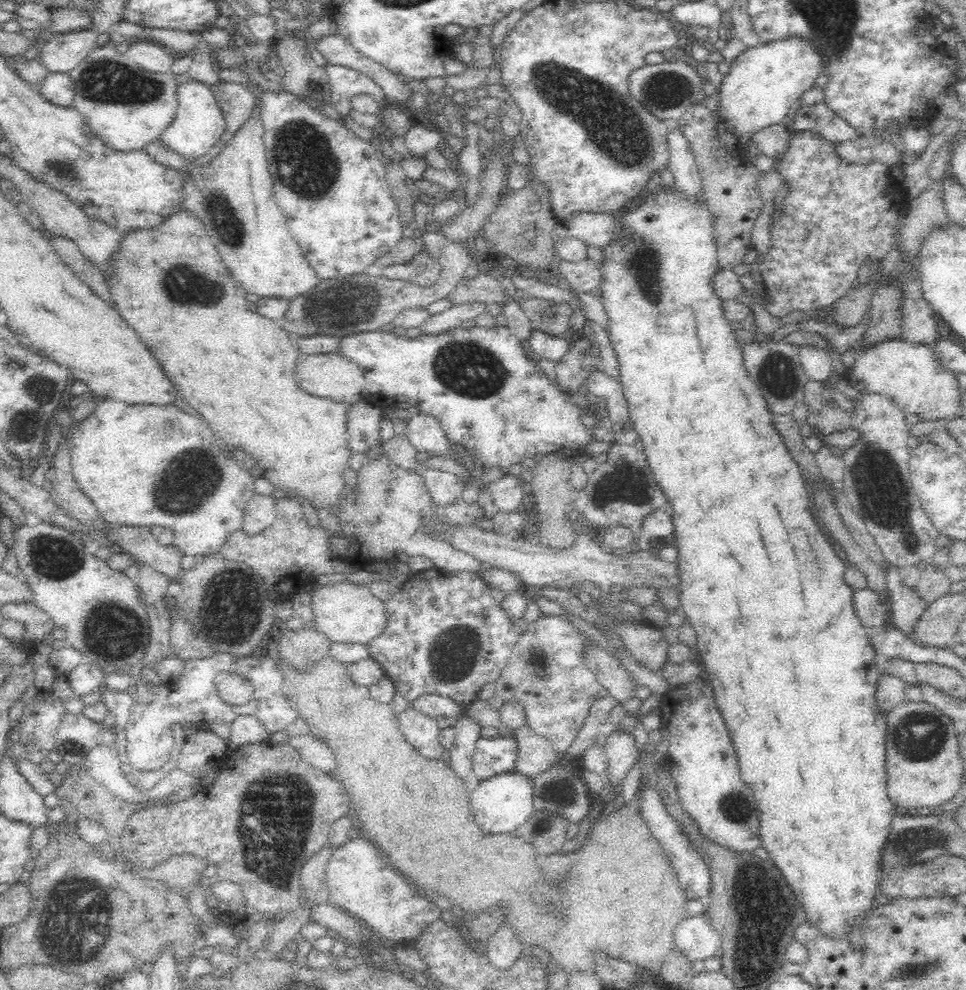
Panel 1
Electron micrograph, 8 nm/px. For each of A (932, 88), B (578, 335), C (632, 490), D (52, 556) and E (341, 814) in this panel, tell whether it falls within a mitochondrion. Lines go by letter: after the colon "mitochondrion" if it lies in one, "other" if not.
A: other
B: other
C: mitochondrion
D: mitochondrion
E: other

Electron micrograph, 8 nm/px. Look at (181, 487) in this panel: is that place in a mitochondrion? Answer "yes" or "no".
yes

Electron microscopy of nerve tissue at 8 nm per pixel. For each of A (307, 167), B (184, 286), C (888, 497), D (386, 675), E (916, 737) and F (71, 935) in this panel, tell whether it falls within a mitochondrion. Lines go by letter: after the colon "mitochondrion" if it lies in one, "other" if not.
A: mitochondrion
B: mitochondrion
C: mitochondrion
D: other
E: mitochondrion
F: mitochondrion

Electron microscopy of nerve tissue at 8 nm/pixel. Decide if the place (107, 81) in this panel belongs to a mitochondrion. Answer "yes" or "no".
yes

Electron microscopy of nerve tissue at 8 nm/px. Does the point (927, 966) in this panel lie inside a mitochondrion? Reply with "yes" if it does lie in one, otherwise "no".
yes

